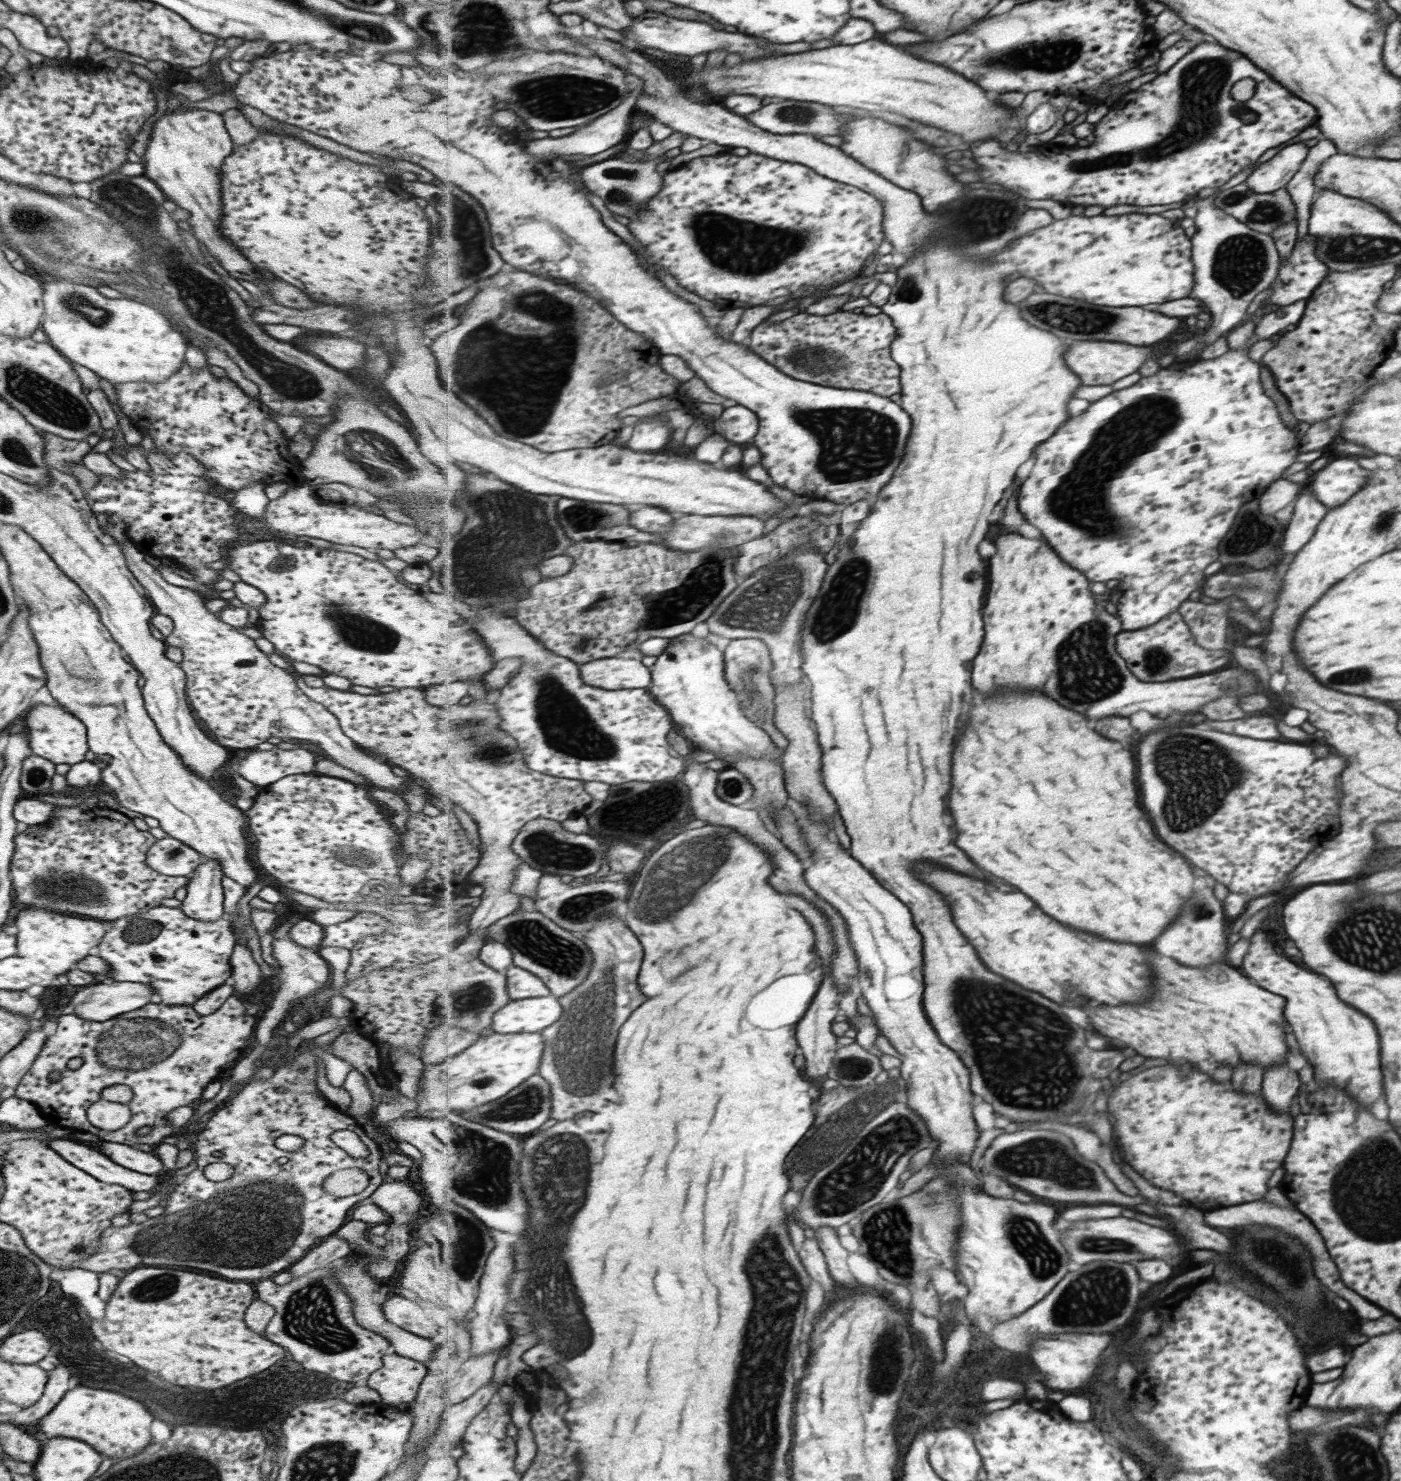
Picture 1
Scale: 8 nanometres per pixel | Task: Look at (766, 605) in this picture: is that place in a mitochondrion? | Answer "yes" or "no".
yes

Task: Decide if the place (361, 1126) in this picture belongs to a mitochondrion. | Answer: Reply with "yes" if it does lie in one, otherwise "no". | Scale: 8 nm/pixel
no

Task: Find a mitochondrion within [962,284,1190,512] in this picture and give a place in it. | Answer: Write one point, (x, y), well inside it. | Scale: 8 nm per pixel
(1073, 318)

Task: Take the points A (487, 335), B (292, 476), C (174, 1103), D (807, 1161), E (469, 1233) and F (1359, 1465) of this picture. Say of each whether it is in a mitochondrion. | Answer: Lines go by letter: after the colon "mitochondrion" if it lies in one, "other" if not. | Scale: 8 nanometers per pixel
A: mitochondrion
B: other
C: other
D: mitochondrion
E: mitochondrion
F: mitochondrion

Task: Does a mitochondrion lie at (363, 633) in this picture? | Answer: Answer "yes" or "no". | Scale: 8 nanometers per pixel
yes

